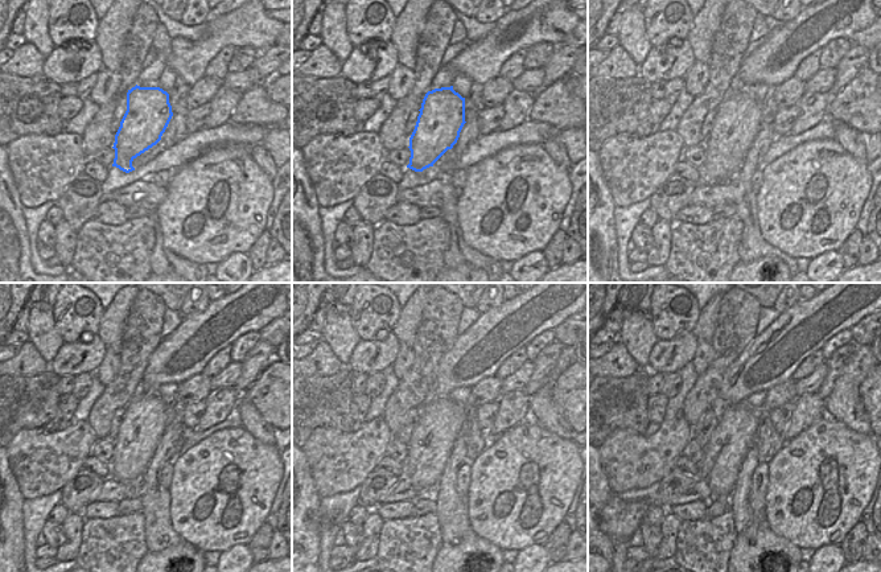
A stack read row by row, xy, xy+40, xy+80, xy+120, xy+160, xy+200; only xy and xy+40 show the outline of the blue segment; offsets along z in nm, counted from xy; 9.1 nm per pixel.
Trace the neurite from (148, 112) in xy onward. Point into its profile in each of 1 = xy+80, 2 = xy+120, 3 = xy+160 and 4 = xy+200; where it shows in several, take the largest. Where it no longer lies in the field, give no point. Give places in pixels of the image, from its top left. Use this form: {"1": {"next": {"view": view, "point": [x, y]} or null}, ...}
{"1": {"next": {"view": "xy+80", "point": [737, 122]}}, "2": {"next": {"view": "xy+120", "point": [144, 423]}}, "3": {"next": {"view": "xy+160", "point": [431, 444]}}, "4": {"next": {"view": "xy+200", "point": [723, 456]}}}

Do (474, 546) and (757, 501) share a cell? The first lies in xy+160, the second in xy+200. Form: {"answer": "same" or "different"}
{"answer": "same"}

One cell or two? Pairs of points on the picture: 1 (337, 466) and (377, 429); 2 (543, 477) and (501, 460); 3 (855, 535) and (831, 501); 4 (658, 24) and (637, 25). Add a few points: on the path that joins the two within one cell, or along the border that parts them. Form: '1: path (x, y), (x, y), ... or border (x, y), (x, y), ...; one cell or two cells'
1: path (348, 457), (367, 440); one cell
2: path (546, 464), (530, 456), (515, 460); one cell
3: border (860, 521), (839, 544); two cells
4: border (642, 13), (646, 38), (651, 46); two cells

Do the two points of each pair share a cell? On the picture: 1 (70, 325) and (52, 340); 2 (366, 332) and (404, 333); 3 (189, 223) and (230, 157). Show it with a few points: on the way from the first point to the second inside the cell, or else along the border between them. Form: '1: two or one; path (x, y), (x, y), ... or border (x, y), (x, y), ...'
1: two; border (50, 311), (54, 326), (64, 341)
2: two; border (402, 308), (391, 330)
3: one; path (196, 208), (227, 173)

